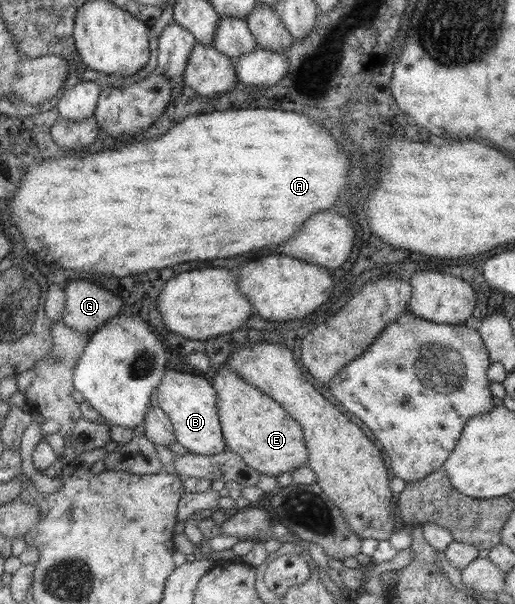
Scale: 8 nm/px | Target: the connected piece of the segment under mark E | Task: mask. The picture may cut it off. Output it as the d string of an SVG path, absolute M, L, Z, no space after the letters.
M219 364L212 386L219 397L217 408L226 448L241 455L247 466L269 476L292 473L299 465L308 462L304 432L299 422L291 418L276 400L245 382L237 371L227 364Z

